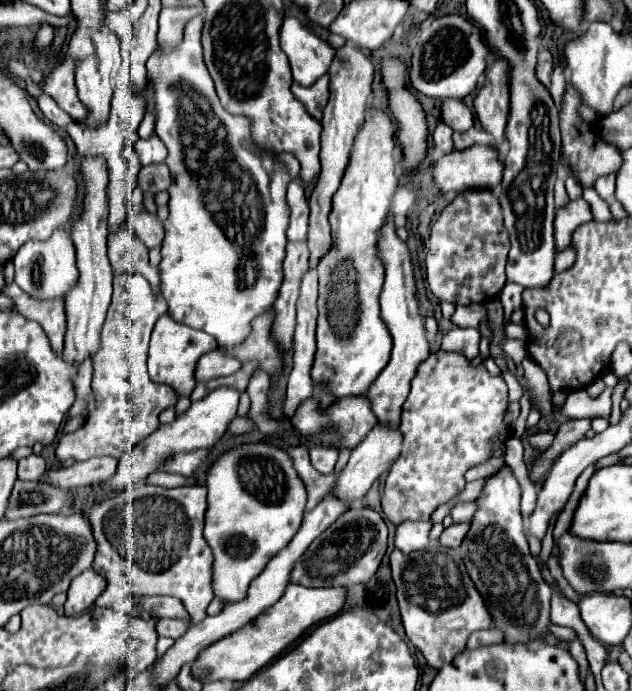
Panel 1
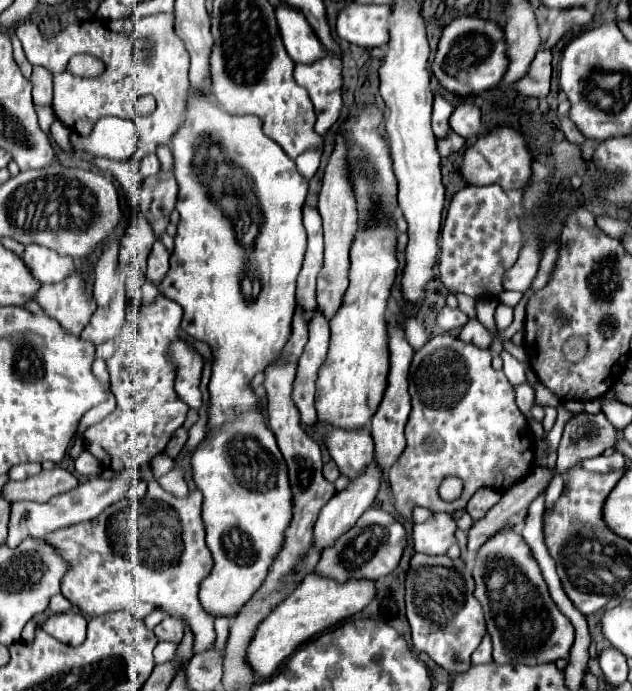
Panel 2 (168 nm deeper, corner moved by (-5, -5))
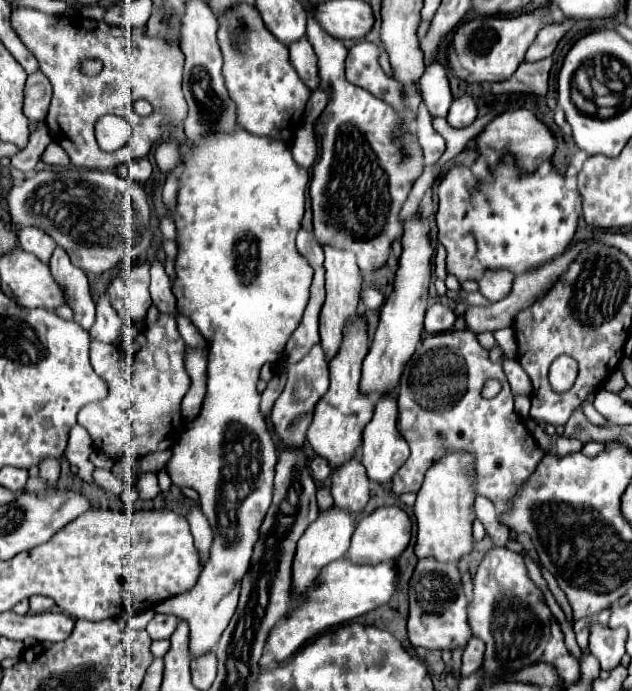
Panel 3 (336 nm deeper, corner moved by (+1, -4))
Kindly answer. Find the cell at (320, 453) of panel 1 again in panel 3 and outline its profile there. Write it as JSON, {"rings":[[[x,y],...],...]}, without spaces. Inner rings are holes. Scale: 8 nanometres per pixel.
{"rings":[[[314,456],[314,458],[310,460],[310,472],[312,472],[312,478],[314,478],[314,480],[324,482],[324,480],[330,478],[330,474],[332,474],[332,466],[328,464],[326,458],[322,458],[322,456]]]}

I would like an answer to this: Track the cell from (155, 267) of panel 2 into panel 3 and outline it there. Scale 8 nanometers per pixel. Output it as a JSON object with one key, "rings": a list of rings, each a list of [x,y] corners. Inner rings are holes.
{"rings":[[[154,258],[152,260],[152,268],[150,268],[150,276],[152,276],[152,282],[150,282],[150,296],[152,296],[152,302],[154,306],[160,310],[160,312],[176,312],[176,298],[172,294],[172,282],[168,278],[168,274],[164,272],[164,264]]]}

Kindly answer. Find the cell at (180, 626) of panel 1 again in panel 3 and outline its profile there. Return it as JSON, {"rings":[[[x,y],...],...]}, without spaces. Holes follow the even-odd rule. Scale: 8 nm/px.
{"rings":[[[156,614],[150,624],[146,626],[146,632],[150,634],[152,640],[162,640],[162,638],[170,638],[174,634],[174,628],[178,626],[178,618],[176,616],[166,616],[166,614]]]}

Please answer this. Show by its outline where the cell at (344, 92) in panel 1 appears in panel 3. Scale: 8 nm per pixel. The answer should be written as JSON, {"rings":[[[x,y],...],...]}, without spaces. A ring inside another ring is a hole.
{"rings":[[[324,248],[324,270],[326,270],[326,302],[320,312],[320,344],[326,352],[326,358],[332,360],[338,352],[340,340],[342,340],[342,328],[344,322],[356,314],[360,292],[362,292],[362,272],[358,272],[358,266],[354,264],[352,252],[342,252],[338,248]]]}

